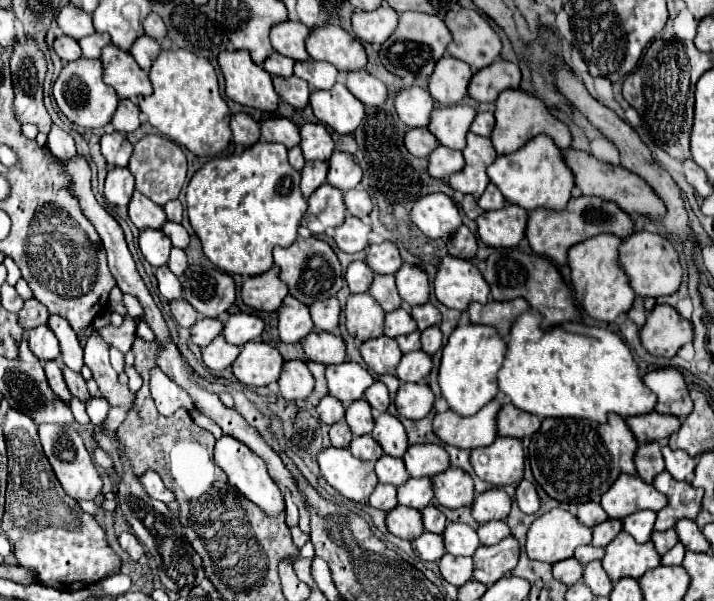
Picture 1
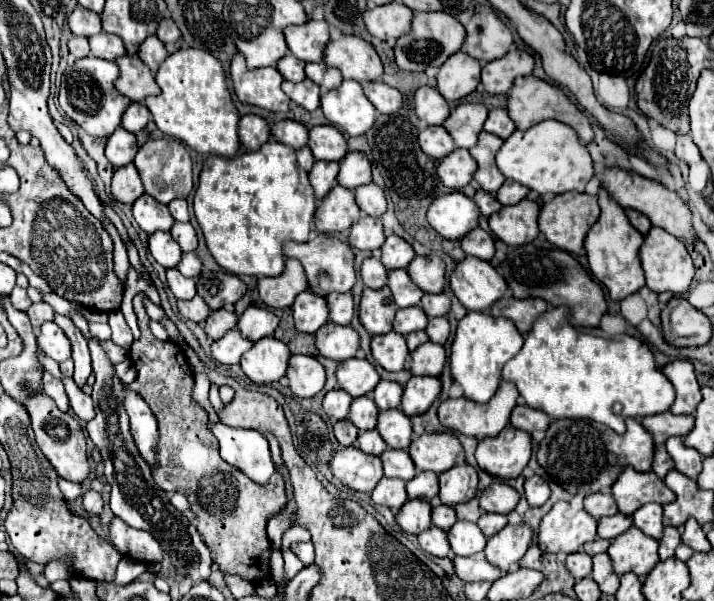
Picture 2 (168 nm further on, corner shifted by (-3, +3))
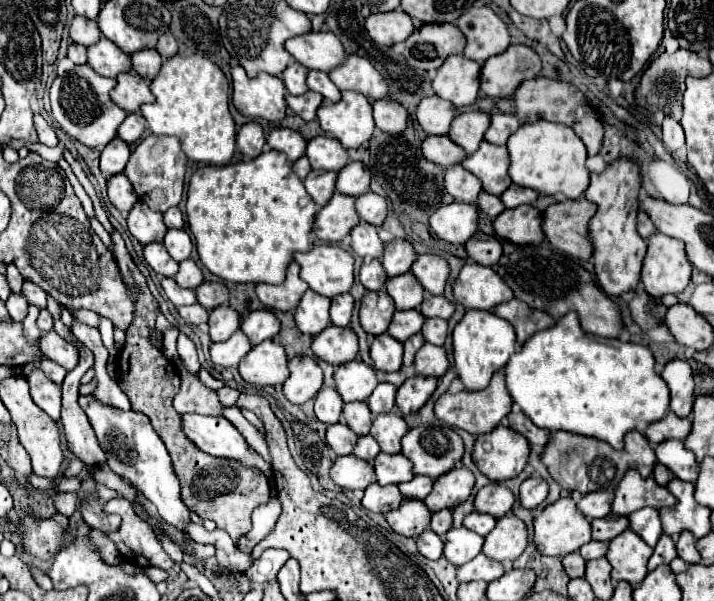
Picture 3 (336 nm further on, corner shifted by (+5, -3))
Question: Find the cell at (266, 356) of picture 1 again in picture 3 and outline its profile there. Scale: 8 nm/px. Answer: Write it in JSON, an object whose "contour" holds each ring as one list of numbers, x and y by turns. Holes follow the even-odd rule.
{"contour":[[272,340,252,346,252,350,240,360,240,376,248,384,274,386,288,378,288,356,284,348]]}

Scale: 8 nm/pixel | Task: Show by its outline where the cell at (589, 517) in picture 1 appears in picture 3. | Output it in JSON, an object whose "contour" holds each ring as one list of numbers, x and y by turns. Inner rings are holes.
{"contour":[[592,492,582,496,582,500,578,502,578,510,588,518,604,518,610,514,610,506,612,506,614,494,612,492]]}

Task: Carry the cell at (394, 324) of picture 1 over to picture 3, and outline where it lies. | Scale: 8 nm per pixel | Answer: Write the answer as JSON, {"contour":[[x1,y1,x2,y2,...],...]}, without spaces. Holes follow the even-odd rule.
{"contour":[[404,310,404,312,394,312,394,318,390,322,388,334,396,338,398,342,408,340,410,336,418,334,424,324,424,316,418,310]]}

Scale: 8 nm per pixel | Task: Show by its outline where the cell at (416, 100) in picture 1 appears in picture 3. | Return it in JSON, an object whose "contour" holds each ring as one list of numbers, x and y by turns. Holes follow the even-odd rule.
{"contour":[[430,96,418,104,416,118,426,134,448,134,450,122,454,118,454,106,438,96]]}

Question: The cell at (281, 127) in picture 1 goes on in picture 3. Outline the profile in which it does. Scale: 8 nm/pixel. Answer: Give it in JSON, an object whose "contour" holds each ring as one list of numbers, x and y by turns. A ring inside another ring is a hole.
{"contour":[[276,128,268,134,268,146,274,150,280,150,288,156,290,162,296,162,306,152,306,140,300,136,300,132,290,128]]}

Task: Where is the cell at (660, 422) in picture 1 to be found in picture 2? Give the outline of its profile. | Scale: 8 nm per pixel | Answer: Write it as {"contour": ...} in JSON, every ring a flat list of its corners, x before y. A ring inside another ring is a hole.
{"contour":[[662,412,654,416,646,416,642,426,652,434,654,444,664,444,670,436,686,436,694,426,694,416,674,416,672,412]]}

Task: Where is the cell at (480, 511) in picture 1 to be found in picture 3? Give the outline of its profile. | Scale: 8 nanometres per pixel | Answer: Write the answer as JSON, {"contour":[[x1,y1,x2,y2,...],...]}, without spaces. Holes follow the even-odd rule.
{"contour":[[498,482,484,486,476,494,476,500,474,500,474,506,478,512,490,514,494,518,506,516,510,512,512,504,514,504,514,494,504,484,498,484]]}

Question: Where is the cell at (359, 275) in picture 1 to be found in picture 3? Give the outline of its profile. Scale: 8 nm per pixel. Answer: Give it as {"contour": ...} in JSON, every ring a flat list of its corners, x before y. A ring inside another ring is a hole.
{"contour":[[370,260,370,262,362,264,362,268,360,268,360,282,366,290,382,290,386,278,388,276,386,276,380,260]]}

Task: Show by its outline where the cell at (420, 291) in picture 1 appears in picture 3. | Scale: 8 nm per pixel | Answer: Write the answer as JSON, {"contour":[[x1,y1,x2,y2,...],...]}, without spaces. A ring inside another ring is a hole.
{"contour":[[424,254,418,256,418,260,412,264,410,270,416,280,422,284,422,288,434,296,440,296,444,292,450,268,448,262,436,254]]}

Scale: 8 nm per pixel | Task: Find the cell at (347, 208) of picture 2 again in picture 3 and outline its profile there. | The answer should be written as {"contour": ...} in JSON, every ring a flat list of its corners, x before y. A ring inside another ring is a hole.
{"contour":[[334,192,332,200,316,214,312,232,324,242,340,242,360,222,354,210,354,198]]}

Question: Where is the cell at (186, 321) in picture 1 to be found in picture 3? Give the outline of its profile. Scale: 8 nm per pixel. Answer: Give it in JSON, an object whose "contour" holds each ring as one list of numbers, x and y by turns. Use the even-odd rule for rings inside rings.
{"contour":[[192,304,192,306,182,306,182,308,178,308,178,314,182,316,182,320,184,322,188,322,188,324,204,324,206,320,208,320,208,310,202,306,202,304]]}

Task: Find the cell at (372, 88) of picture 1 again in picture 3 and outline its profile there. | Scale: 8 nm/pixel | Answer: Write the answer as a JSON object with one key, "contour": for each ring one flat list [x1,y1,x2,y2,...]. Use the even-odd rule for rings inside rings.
{"contour":[[380,98,372,102,374,108,374,122,386,134,400,134,406,128,408,112,402,104,392,98]]}

